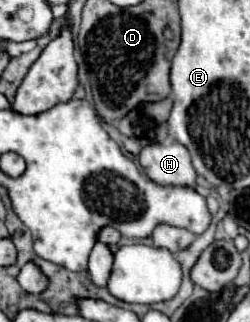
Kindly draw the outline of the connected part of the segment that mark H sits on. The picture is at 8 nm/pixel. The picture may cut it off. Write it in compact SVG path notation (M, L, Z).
M174 141L144 147L138 155L146 175L164 187L196 187L196 171L186 147Z

